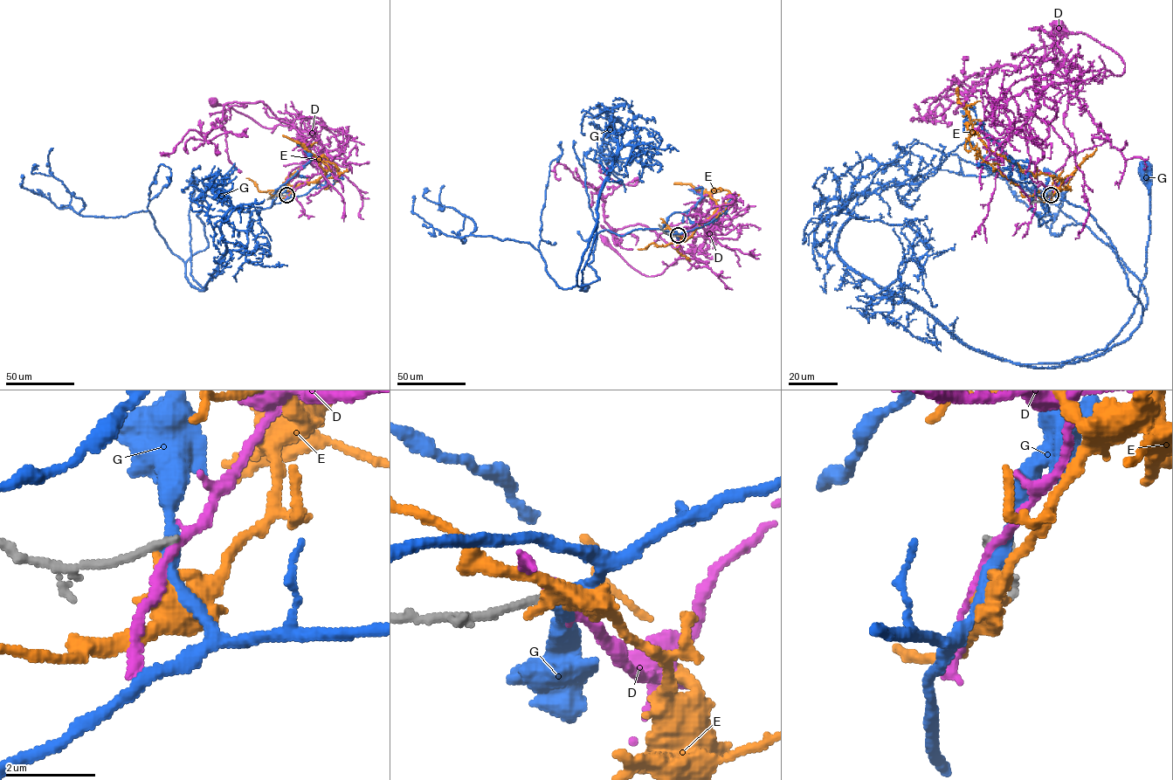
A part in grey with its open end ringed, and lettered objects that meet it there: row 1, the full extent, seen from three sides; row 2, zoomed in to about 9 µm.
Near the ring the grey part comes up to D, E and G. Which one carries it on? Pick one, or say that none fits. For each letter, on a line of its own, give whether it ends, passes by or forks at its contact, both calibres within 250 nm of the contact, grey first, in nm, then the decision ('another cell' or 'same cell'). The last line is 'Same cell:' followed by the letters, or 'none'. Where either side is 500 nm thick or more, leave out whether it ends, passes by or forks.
D: it passes by; calibres 180 and 180 nm; another cell
E: it ends; calibres 190 and 160 nm; another cell
G: it passes by; calibres 180 and 300 nm; another cell
Same cell: none

